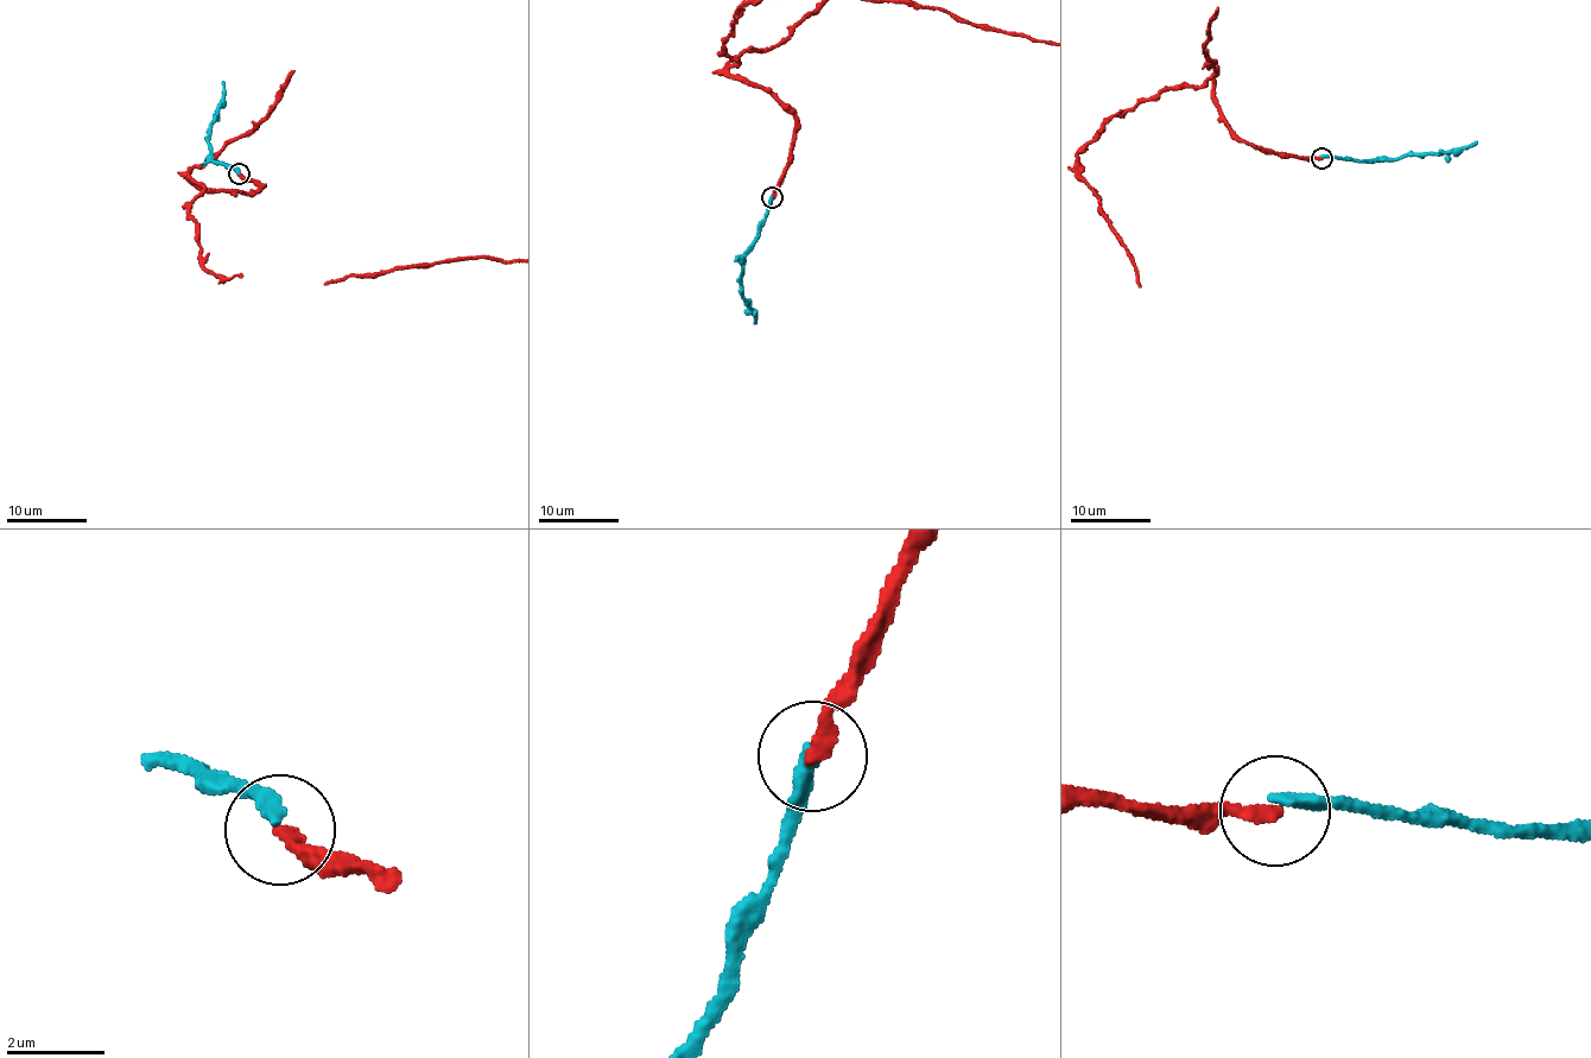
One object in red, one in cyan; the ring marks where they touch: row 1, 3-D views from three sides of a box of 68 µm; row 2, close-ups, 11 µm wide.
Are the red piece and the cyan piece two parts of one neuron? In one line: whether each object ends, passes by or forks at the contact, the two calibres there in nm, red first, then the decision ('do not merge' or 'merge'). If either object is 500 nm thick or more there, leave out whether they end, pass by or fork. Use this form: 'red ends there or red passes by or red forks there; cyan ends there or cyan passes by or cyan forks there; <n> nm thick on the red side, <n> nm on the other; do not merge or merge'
red ends there; cyan ends there; 240 nm thick on the red side, 300 nm on the other; do not merge

